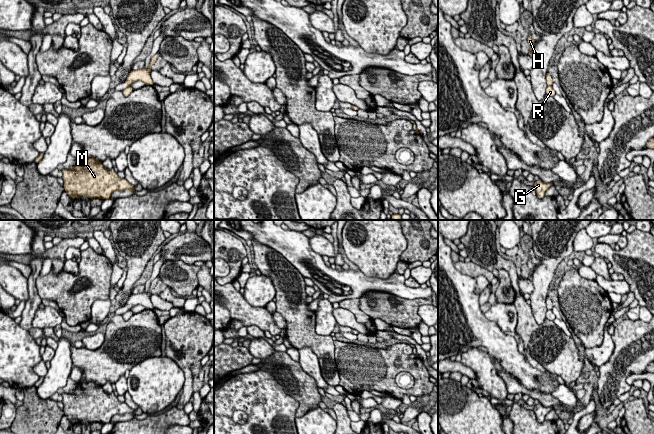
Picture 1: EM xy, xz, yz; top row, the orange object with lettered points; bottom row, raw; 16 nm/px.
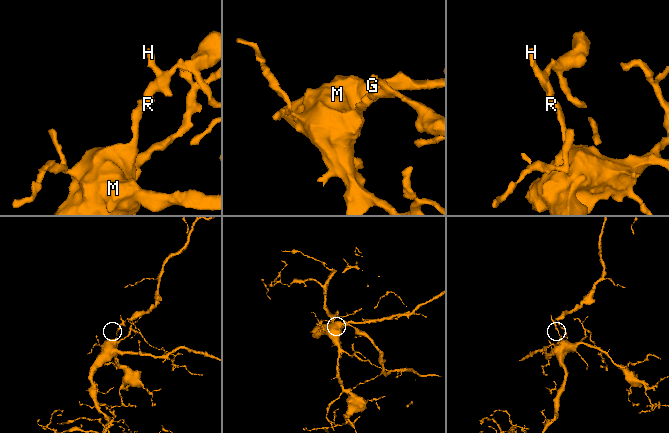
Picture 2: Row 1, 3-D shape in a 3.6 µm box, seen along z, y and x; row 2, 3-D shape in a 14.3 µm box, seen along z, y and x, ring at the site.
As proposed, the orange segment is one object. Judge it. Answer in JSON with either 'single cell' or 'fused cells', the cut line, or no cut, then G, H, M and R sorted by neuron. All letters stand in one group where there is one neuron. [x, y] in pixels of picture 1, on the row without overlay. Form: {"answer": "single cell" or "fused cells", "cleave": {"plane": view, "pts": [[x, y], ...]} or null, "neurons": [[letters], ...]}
{"answer": "fused cells", "cleave": {"plane": "yz", "pts": [[547, 309], [550, 310]]}, "neurons": [["G", "M", "R"], ["H"]]}

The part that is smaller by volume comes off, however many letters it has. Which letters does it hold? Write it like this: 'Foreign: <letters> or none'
Foreign: H

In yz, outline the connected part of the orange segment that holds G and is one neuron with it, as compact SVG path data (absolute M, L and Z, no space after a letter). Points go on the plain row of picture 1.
M541 403L534 406L533 410L535 412L537 421L539 423L544 422L545 416L553 409L553 407L545 407Z

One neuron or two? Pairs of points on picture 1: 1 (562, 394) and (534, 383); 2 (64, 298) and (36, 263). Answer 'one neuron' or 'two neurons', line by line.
1: two neurons
2: two neurons

